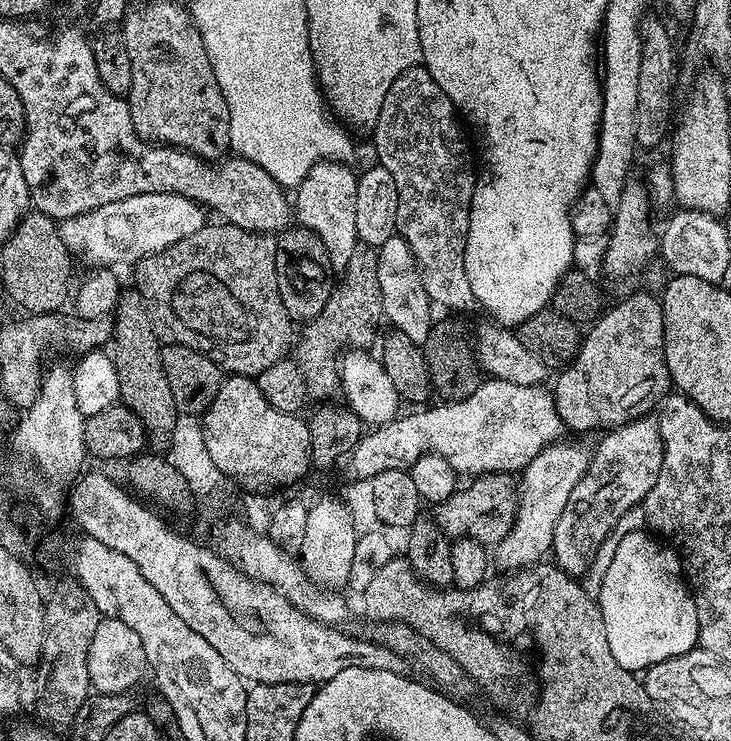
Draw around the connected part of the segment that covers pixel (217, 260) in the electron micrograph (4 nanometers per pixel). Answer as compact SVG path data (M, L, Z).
M227 222L205 223L202 230L182 238L161 252L137 260L135 291L144 299L154 334L161 345L177 344L207 352L225 373L237 376L260 375L266 366L285 359L294 321L286 314L278 290L275 235L251 232Z

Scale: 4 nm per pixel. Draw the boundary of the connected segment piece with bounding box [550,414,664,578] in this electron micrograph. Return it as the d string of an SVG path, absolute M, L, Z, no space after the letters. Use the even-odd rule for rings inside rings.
M655 415L640 416L628 424L621 424L619 428L605 431L601 436L604 437L601 438L596 452L594 448L594 455L588 461L586 474L582 474L578 486L570 490L566 510L562 510L552 534L551 559L557 568L573 578L582 577L581 575L588 568L588 559L596 551L604 548L604 540L611 533L618 518L621 518L626 510L636 505L643 505L646 494L650 494L650 490L656 484L656 478L660 475L660 467L664 461L664 443L660 433L660 422Z

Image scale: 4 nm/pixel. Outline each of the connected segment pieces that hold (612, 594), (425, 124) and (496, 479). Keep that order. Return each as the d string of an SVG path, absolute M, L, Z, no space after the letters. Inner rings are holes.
M641 530L626 534L610 552L610 558L612 561L605 566L604 577L600 580L598 603L602 622L606 626L606 642L610 642L610 654L614 654L618 666L640 674L658 662L666 662L672 656L681 656L697 647L700 642L698 610L682 575L680 555L676 549L665 546L655 535Z
M417 66L402 70L402 74L394 78L374 125L379 167L390 170L390 174L394 174L394 186L398 186L397 233L414 254L419 278L429 300L439 307L442 305L452 310L466 310L475 305L464 255L477 169L474 164L472 168L472 152L464 141L464 132L459 123L461 121L454 115L450 98L442 94L442 86L434 82L427 68Z
M487 472L447 496L435 505L436 524L450 538L469 536L471 540L485 546L495 546L510 534L516 517L518 484L510 472ZM464 488L464 489L463 489Z

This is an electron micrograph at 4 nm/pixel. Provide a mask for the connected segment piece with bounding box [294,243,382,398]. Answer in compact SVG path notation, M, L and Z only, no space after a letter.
M357 243L356 249L354 250L354 254L350 254L350 262L346 262L346 270L339 277L338 283L332 289L332 296L326 302L326 306L322 310L322 314L318 314L315 318L310 321L307 321L303 325L304 333L300 336L300 345L296 348L296 353L294 353L295 359L299 361L300 369L304 371L304 381L306 382L306 386L308 387L309 393L313 397L315 396L324 396L320 398L328 398L328 396L333 391L334 393L338 388L338 357L345 350L364 350L369 347L368 343L371 342L372 339L376 336L376 327L382 324L382 309L380 307L380 291L378 290L378 258L376 257L376 249L370 247L368 244Z

